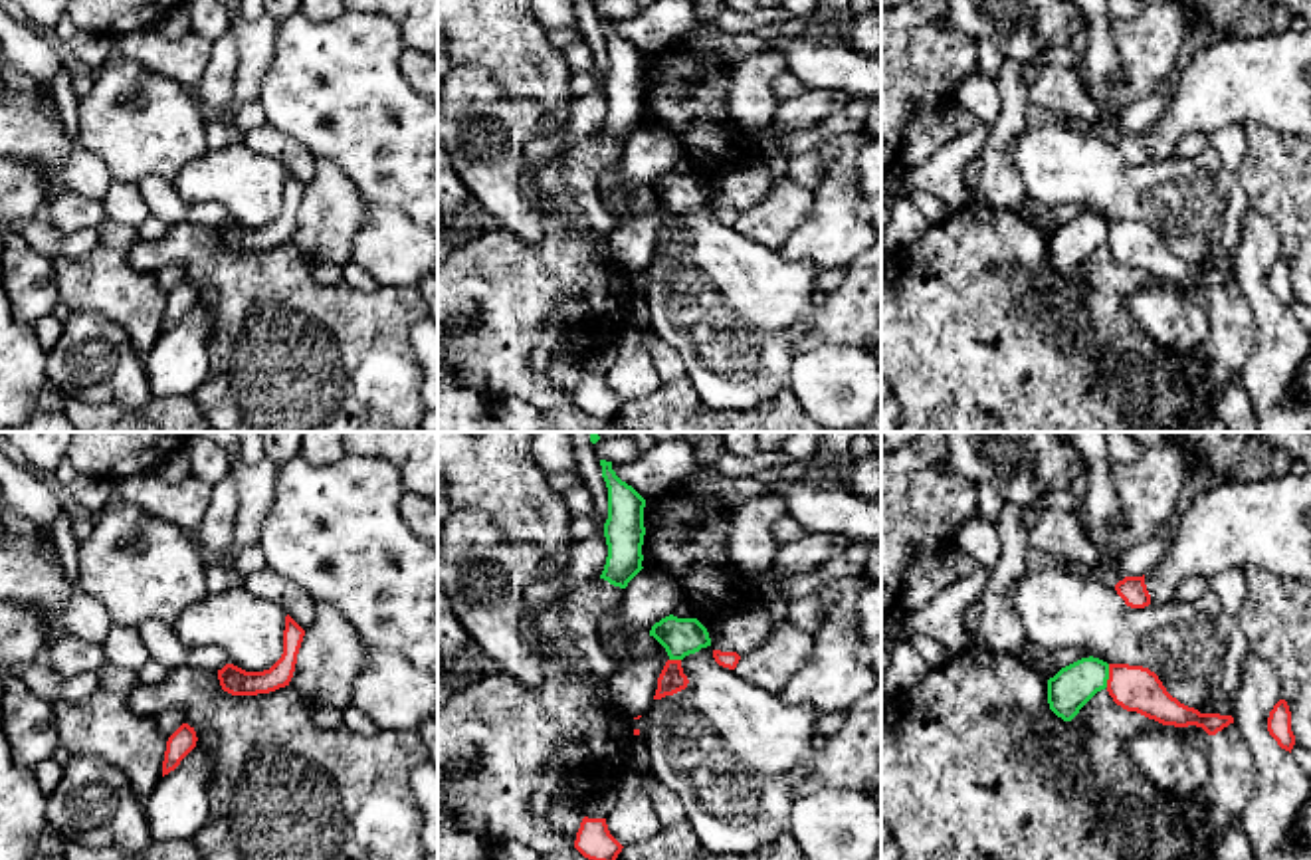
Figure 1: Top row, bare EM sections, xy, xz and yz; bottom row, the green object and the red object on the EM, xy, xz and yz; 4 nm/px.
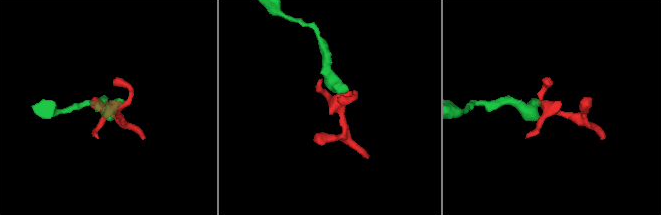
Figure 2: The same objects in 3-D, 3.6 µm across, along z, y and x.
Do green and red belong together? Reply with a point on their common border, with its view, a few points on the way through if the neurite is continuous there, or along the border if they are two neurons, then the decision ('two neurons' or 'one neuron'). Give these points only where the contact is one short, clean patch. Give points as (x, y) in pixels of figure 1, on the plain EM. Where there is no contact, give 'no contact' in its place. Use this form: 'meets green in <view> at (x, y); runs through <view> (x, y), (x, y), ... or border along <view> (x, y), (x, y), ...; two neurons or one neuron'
meets green in yz at (1108, 232); border along yz (1109, 220), (1106, 242); two neurons

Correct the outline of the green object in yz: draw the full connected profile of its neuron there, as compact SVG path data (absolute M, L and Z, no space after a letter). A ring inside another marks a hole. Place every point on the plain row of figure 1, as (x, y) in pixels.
M1093 212L1061 224L1048 236L1050 266L1071 277L1097 248L1107 244L1107 236L1109 220Z

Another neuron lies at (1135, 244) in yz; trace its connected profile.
M1109 220L1107 248L1123 266L1137 268L1162 281L1196 281L1208 291L1216 291L1234 279L1232 271L1200 269L1180 260L1166 248L1159 232L1143 222Z

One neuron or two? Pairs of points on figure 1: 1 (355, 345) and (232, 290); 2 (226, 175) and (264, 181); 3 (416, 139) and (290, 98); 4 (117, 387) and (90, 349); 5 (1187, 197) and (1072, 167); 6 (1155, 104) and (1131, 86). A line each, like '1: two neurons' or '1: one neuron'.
1: one neuron
2: one neuron
3: one neuron
4: one neuron
5: one neuron
6: two neurons

